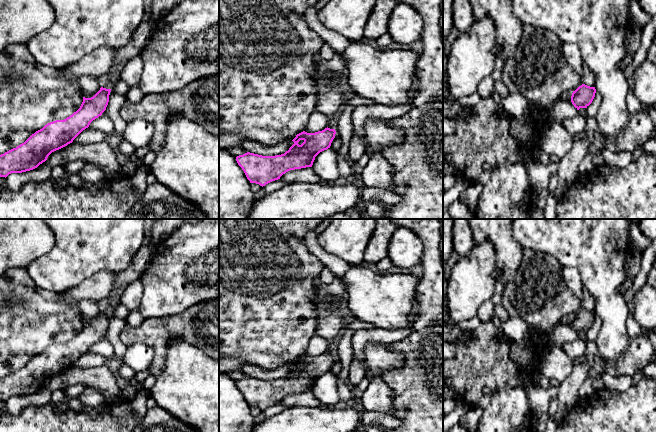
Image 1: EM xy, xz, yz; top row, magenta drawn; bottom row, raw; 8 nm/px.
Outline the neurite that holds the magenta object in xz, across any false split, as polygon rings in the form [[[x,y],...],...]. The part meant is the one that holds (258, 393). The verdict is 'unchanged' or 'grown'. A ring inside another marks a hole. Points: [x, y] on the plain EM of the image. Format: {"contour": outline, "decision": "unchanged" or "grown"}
{"contour": [[[328,351],[315,357],[303,355],[296,359],[294,368],[284,378],[262,380],[247,376],[237,380],[236,385],[250,407],[263,411],[290,394],[312,391],[315,381],[330,372],[335,358],[335,353]]], "decision": "unchanged"}

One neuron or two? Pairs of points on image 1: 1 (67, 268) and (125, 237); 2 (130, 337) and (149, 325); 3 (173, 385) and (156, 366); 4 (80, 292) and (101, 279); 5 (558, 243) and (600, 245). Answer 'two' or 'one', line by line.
1: one
2: one
3: two
4: one
5: one

